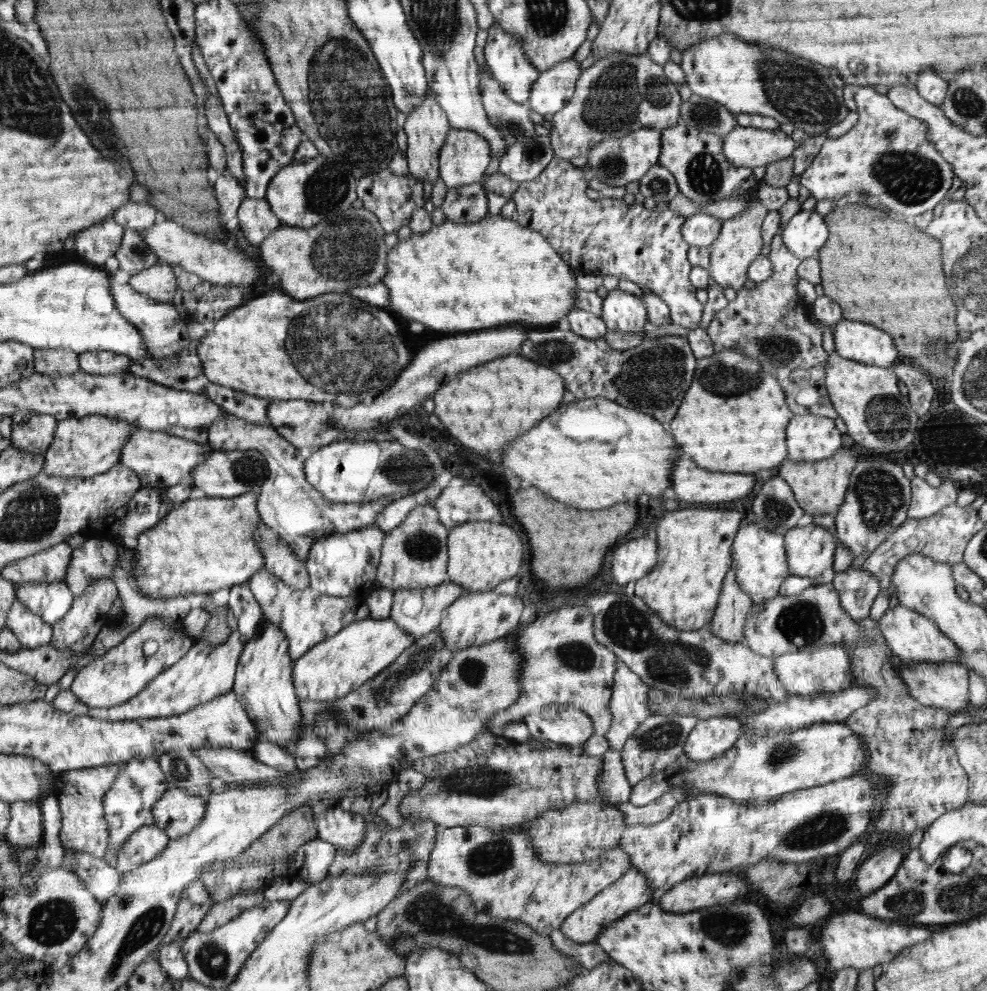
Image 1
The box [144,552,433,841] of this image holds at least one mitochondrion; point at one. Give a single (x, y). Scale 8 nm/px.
(179, 770)

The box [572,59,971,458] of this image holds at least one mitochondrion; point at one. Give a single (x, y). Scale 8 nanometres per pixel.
(653, 379)

